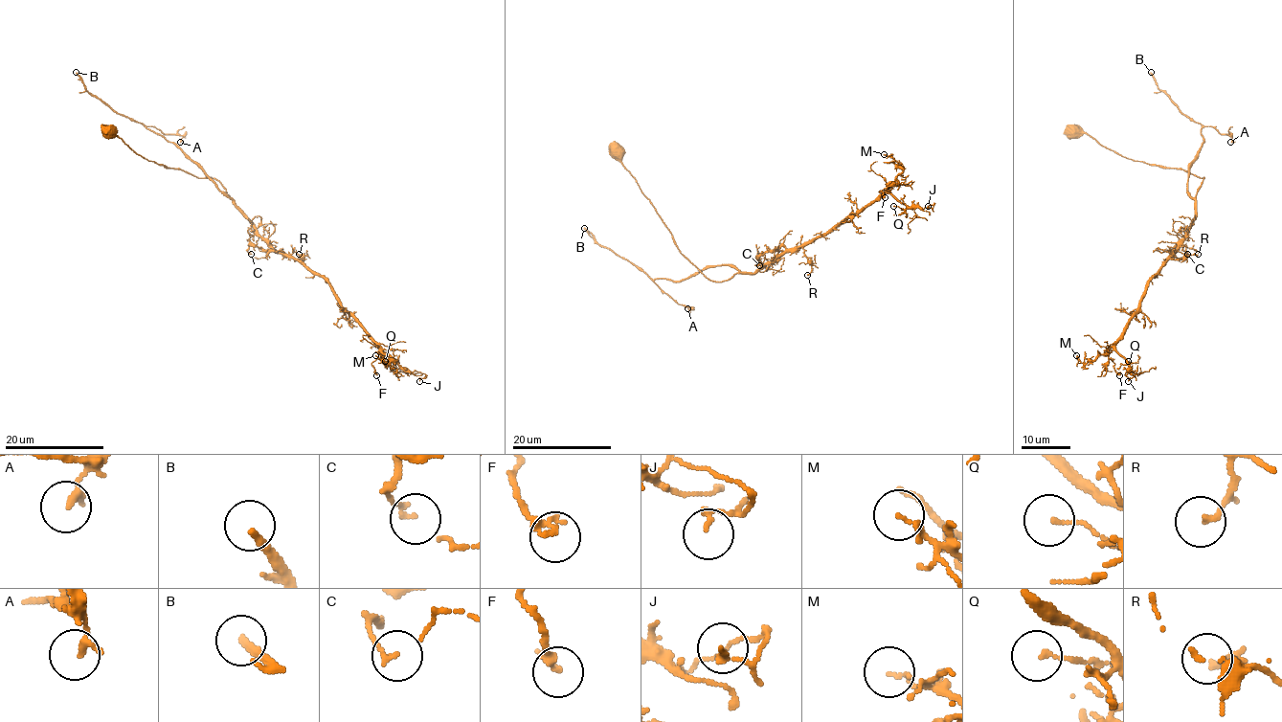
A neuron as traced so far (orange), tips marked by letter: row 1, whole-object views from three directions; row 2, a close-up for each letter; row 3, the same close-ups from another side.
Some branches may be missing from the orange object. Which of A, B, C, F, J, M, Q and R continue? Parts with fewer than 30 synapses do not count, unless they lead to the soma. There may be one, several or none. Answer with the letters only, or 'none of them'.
B

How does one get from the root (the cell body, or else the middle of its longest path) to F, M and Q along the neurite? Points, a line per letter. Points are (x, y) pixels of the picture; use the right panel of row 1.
F: (1071, 132), (1083, 129), (1134, 161), (1203, 178), (1191, 228), (1109, 349), (1119, 375)
M: (1071, 132), (1203, 178), (1191, 228), (1123, 334), (1093, 360), (1076, 355)
Q: (1071, 132), (1083, 129), (1134, 161), (1203, 178), (1191, 228), (1148, 283), (1140, 309), (1116, 344), (1128, 361)

